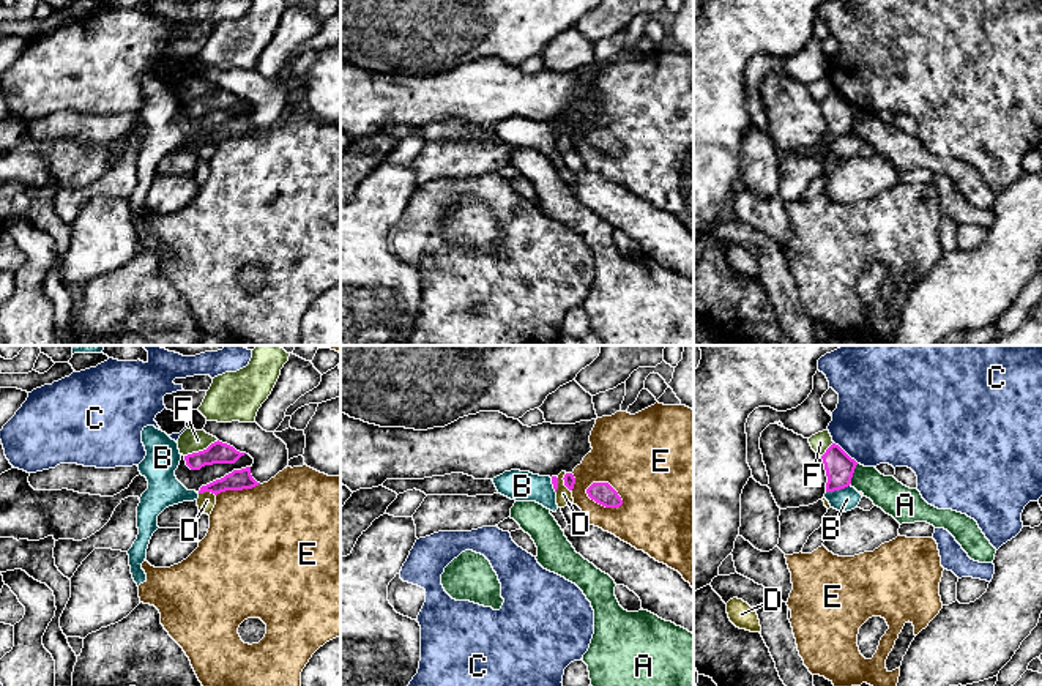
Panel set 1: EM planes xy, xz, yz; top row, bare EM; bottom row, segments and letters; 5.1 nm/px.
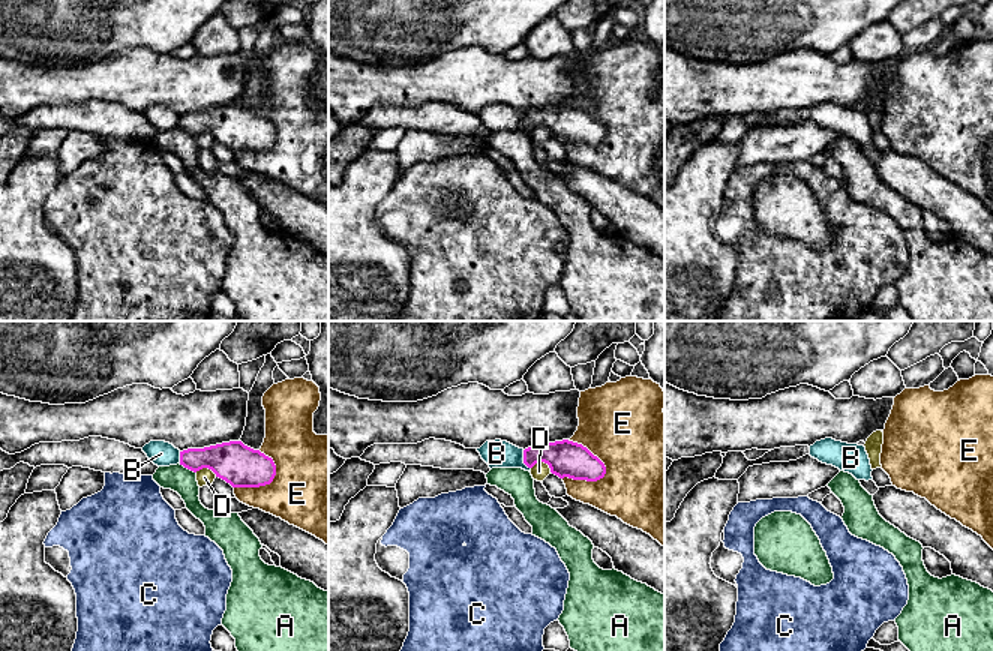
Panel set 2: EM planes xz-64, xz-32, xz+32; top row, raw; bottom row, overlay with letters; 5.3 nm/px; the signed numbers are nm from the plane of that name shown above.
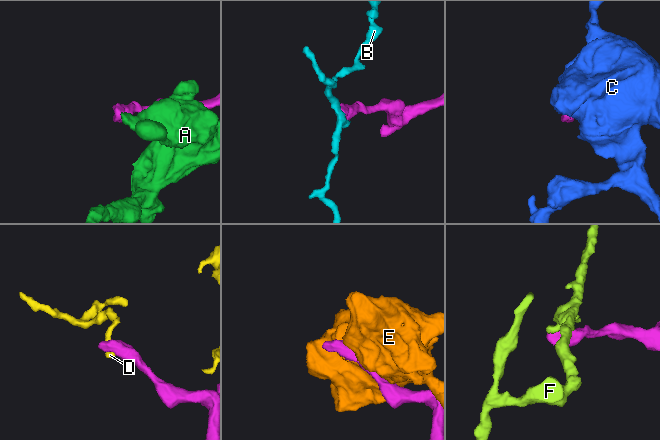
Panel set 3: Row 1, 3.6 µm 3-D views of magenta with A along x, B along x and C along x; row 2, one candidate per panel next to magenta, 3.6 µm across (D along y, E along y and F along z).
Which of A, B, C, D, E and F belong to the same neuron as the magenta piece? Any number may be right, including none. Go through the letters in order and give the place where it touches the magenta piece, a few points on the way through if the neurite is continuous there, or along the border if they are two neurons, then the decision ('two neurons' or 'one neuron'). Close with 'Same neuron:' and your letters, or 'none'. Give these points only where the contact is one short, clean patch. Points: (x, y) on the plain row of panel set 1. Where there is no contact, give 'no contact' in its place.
A: contact yz (852, 122); two neurons
B: contact yz (837, 136); border yz (848, 131), (826, 139); two neurons
C: contact yz (845, 100); border yz (834, 89), (858, 109); two neurons
D: contact xz (565, 130); border xz (565, 120), (563, 131), (569, 137); two neurons
E: contact xz (602, 152); two neurons
F: contact xy (200, 98); border xy (218, 87), (185, 103); two neurons
Same neuron: none

